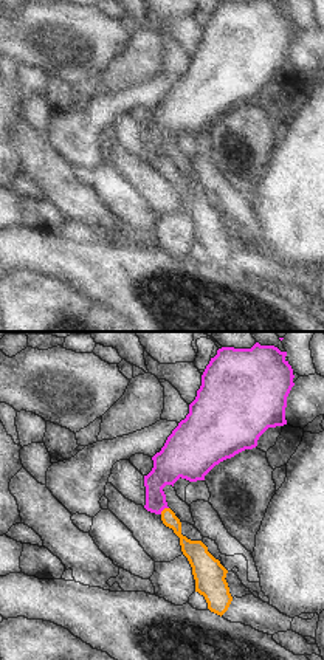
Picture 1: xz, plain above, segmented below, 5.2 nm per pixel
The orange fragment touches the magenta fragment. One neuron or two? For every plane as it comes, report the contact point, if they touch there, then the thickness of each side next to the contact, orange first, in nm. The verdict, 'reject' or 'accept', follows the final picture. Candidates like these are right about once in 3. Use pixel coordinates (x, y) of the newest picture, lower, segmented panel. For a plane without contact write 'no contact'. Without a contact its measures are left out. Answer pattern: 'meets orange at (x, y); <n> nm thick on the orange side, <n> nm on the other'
meets orange at (163, 510); 100 nm thick on the orange side, 170 nm on the other

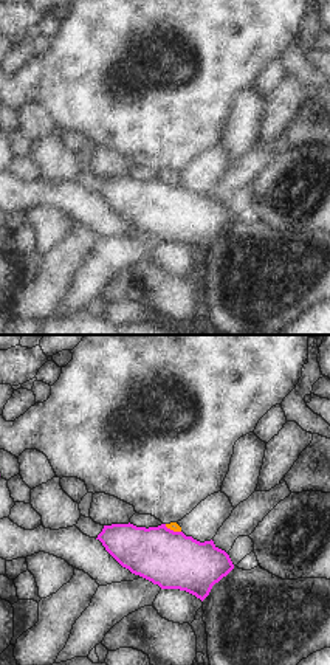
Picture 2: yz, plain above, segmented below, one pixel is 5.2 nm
meets orange at (172, 529); 50 nm thick on the orange side, 300 nm on the other

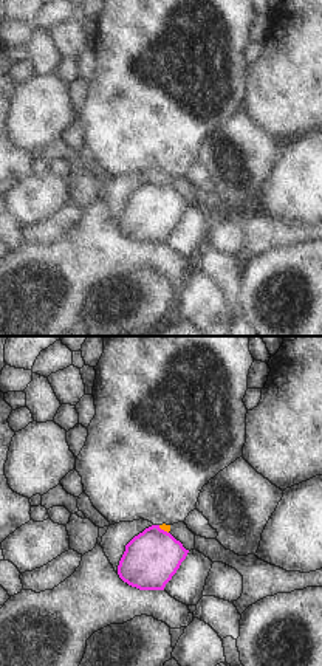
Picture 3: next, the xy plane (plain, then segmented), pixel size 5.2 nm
meets orange at (163, 528); 40 nm thick on the orange side, 280 nm on the other

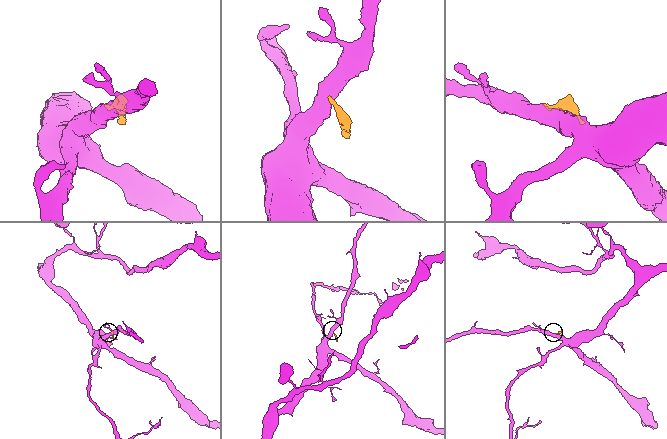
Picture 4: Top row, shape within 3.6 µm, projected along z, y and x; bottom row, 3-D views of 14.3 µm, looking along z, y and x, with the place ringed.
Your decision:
reject

